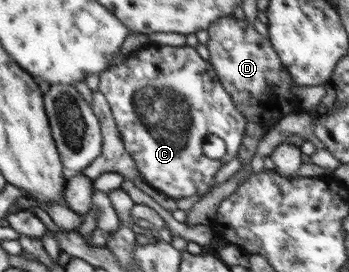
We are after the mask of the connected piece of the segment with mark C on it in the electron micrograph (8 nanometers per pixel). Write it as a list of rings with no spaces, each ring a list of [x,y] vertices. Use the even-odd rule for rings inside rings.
[[[149,45],[138,49],[133,54],[126,56],[125,59],[116,66],[111,66],[109,69],[100,73],[99,92],[101,92],[110,105],[117,129],[121,134],[122,142],[127,153],[131,155],[135,161],[137,169],[141,172],[142,179],[153,189],[157,189],[159,193],[167,195],[169,199],[189,198],[193,196],[205,195],[209,193],[209,189],[214,184],[214,179],[217,171],[225,165],[225,162],[238,157],[241,149],[242,139],[246,130],[245,116],[235,107],[228,91],[222,86],[216,71],[213,69],[211,62],[201,58],[197,49],[191,46],[174,47],[169,45]]]

